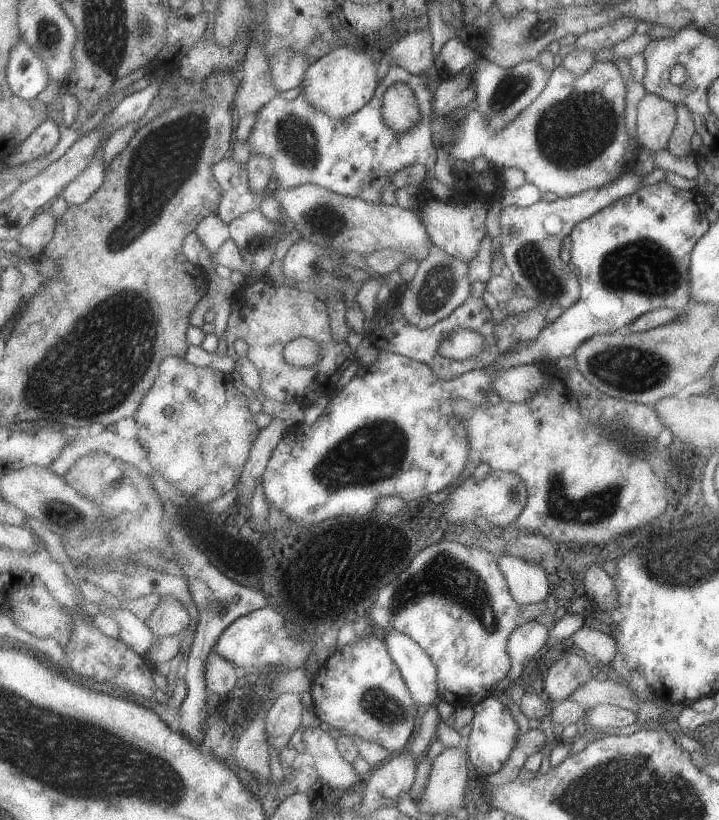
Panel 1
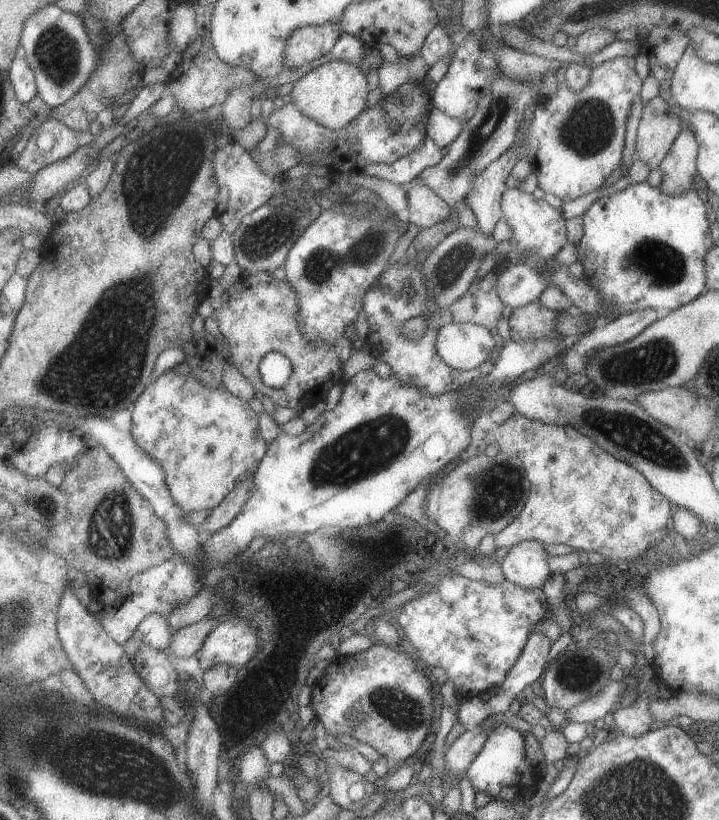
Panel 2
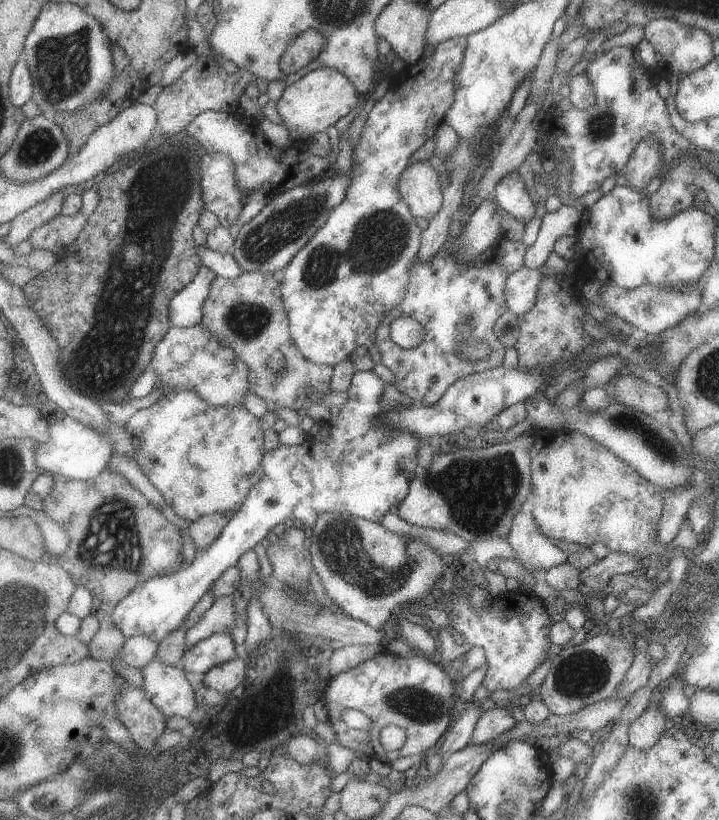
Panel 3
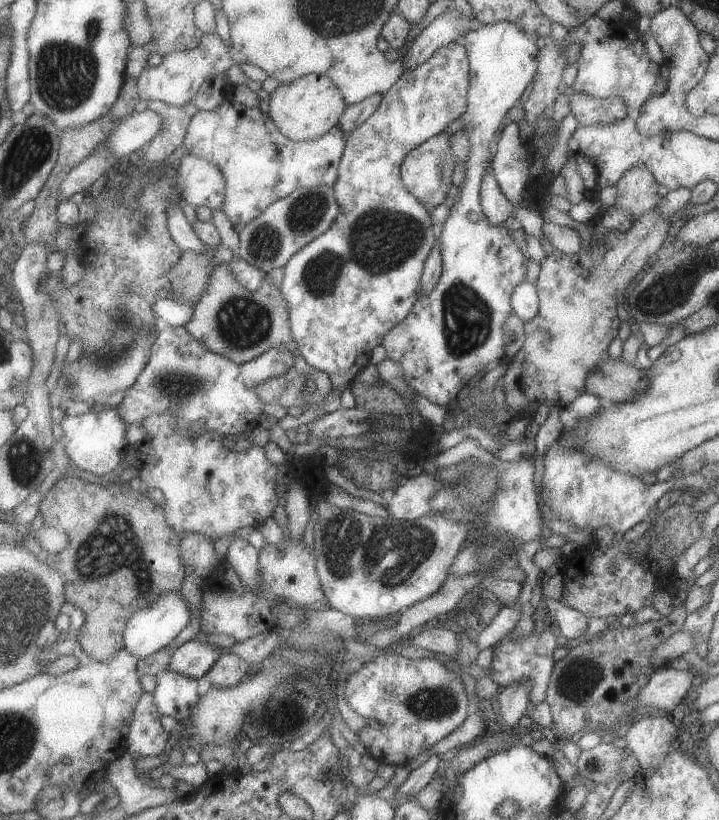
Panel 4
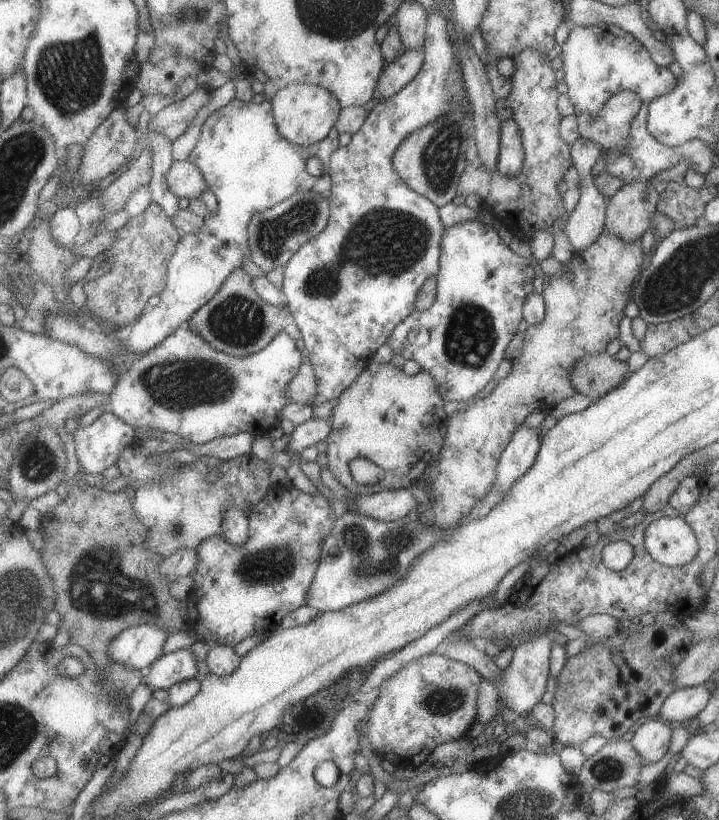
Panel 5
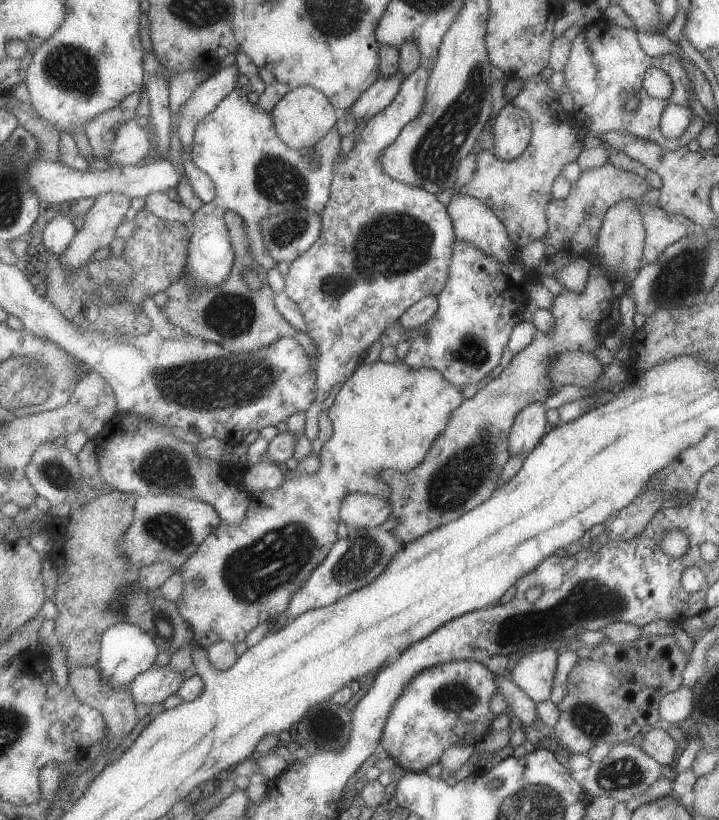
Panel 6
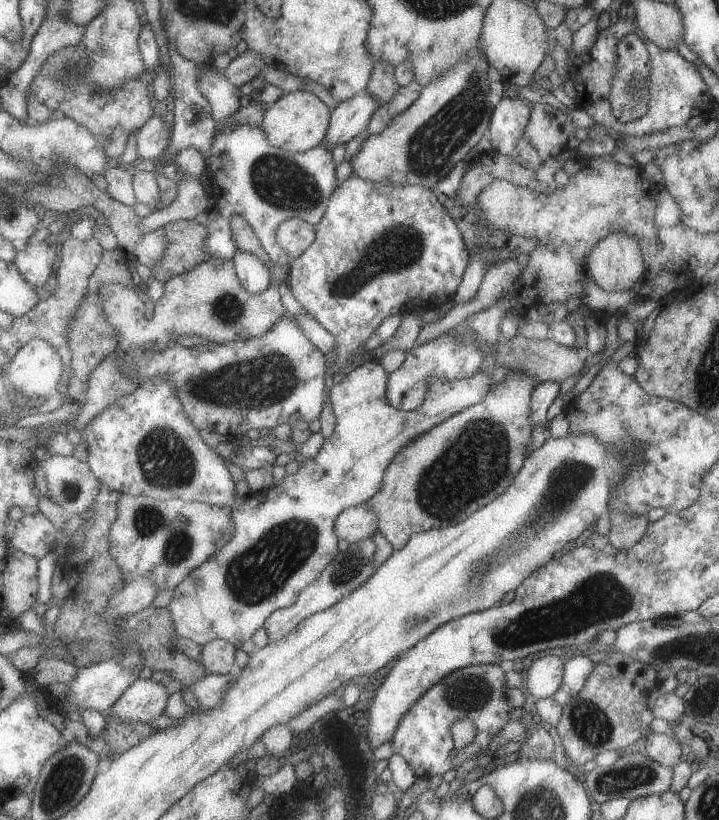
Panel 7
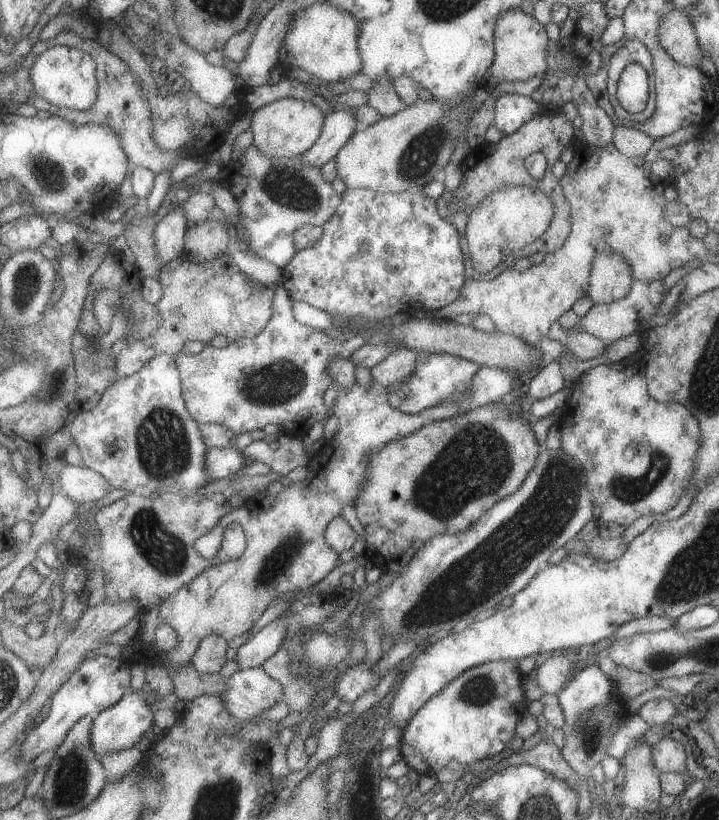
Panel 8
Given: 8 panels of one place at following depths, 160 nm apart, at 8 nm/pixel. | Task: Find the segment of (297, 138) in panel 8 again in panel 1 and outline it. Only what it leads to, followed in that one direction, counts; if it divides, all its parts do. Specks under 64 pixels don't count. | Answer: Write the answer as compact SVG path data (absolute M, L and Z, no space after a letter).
M341 46L327 53L308 68L301 92L320 111L334 119L348 119L352 114L359 112L375 94L378 85L375 76L377 71L368 52L361 48L351 50Z

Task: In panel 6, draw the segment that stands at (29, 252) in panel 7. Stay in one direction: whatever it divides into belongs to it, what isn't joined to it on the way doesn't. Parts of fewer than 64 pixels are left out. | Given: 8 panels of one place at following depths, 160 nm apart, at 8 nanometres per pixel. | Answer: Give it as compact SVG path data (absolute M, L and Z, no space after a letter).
M63 211L44 227L39 240L46 246L49 254L61 258L78 232L73 219Z

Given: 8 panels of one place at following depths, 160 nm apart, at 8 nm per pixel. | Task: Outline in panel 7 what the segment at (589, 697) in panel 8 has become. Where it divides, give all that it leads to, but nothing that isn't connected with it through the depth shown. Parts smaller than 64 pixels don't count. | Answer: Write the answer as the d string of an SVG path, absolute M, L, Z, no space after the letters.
M574 656L564 664L564 673L559 688L552 694L558 705L565 705L582 689L593 670L594 663L586 656Z

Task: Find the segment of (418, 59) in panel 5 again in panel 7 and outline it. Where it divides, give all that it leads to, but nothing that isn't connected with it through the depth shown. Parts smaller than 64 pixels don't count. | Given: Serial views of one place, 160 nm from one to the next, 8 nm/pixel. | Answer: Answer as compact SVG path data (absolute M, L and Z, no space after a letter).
M365 92L341 101L338 107L332 110L332 119L323 144L333 149L359 136L366 130L369 119L378 106L376 100Z

